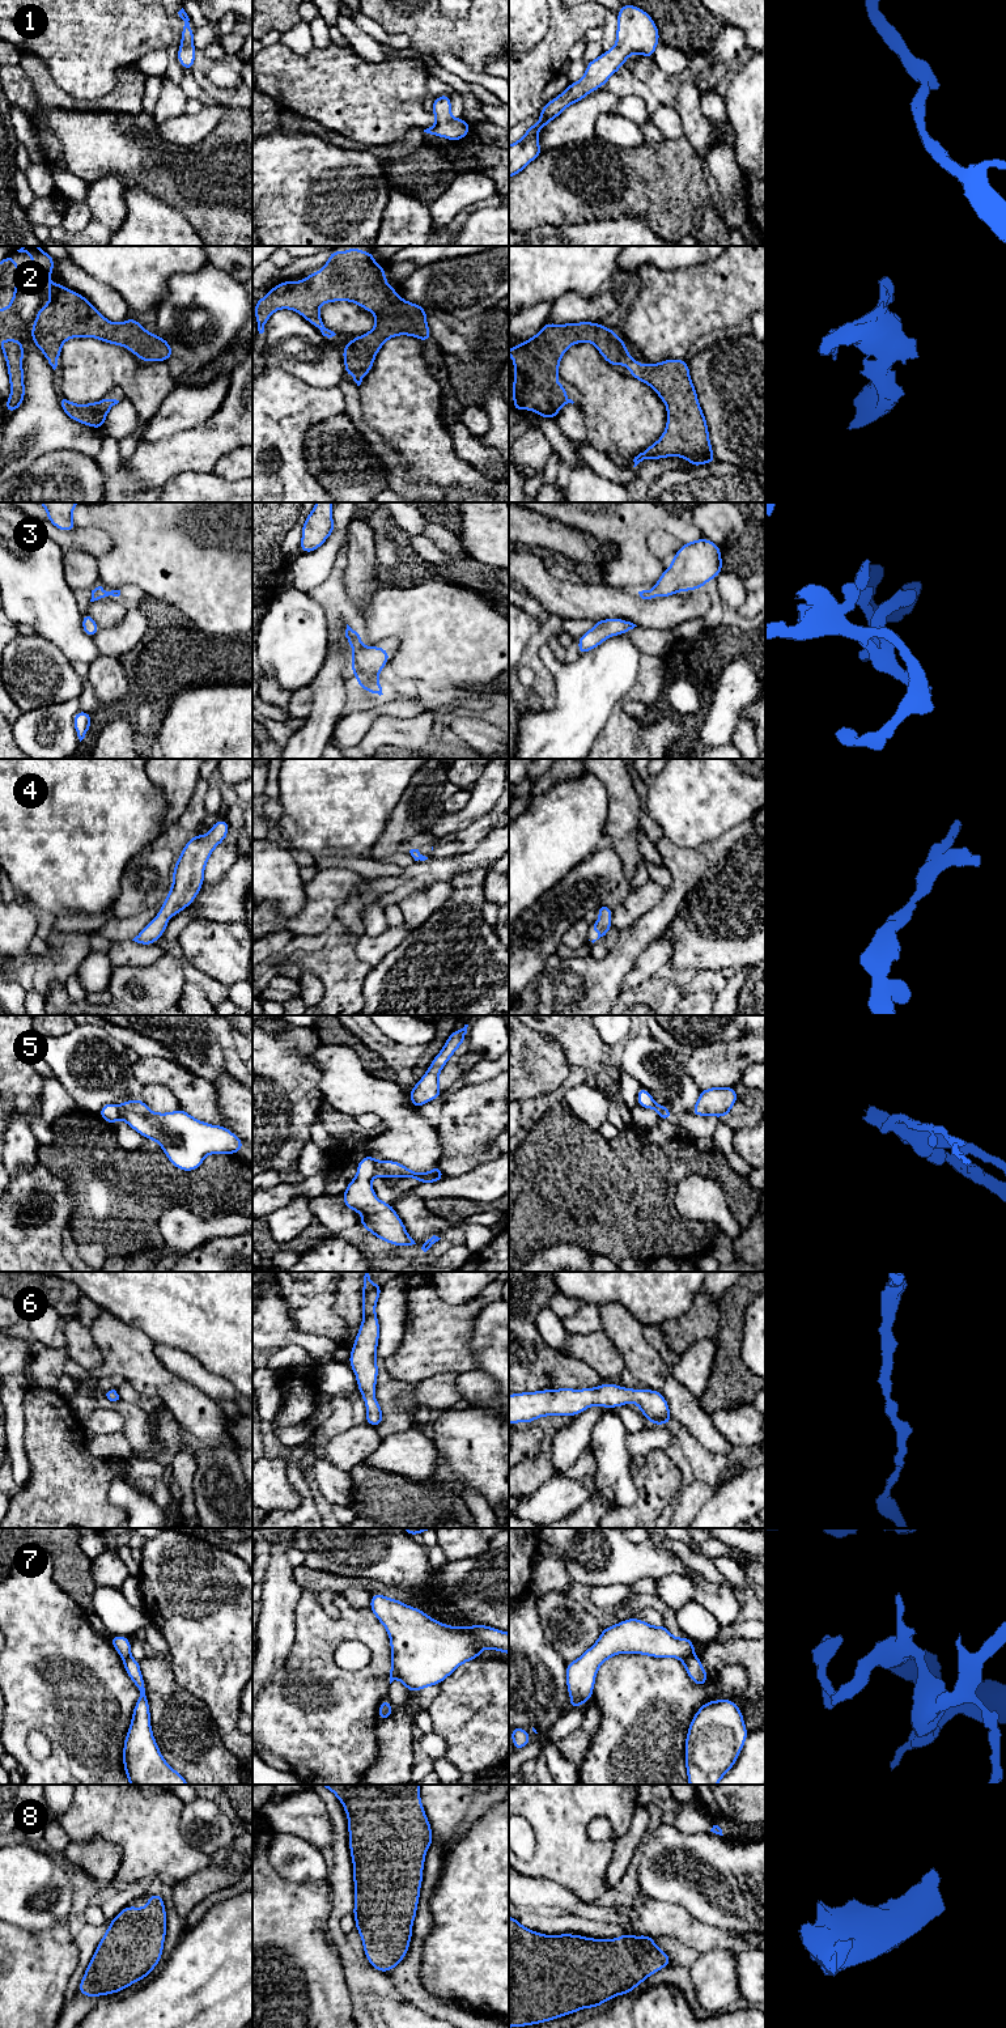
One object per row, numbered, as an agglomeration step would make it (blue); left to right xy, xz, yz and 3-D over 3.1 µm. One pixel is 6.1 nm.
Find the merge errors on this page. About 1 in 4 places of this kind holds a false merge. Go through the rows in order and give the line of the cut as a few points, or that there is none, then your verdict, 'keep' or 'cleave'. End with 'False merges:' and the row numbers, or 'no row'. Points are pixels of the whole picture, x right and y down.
1: no cut | keep
2: no cut | keep
3: no cut | keep
4: no cut | keep
5: xy (118, 1106), (119, 1118) | cleave
6: no cut | keep
7: yz (693, 1655), (682, 1659) | cleave
8: no cut | keep
False merges: 5, 7

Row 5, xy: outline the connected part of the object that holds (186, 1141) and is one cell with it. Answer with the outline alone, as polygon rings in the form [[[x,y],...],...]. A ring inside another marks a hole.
[[[141,1099],[119,1106],[119,1119],[147,1140],[154,1140],[181,1171],[200,1168],[208,1154],[238,1154],[243,1141],[230,1129],[200,1121],[183,1110],[152,1112]]]

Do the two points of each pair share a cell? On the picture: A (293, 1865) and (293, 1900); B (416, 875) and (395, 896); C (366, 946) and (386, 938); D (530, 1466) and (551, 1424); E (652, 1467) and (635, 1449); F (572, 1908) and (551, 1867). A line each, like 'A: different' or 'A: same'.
A: different
B: same
C: same
D: same
E: different
F: different

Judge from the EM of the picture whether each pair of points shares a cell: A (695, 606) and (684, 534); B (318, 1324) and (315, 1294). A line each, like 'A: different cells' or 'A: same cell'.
A: different cells
B: same cell

